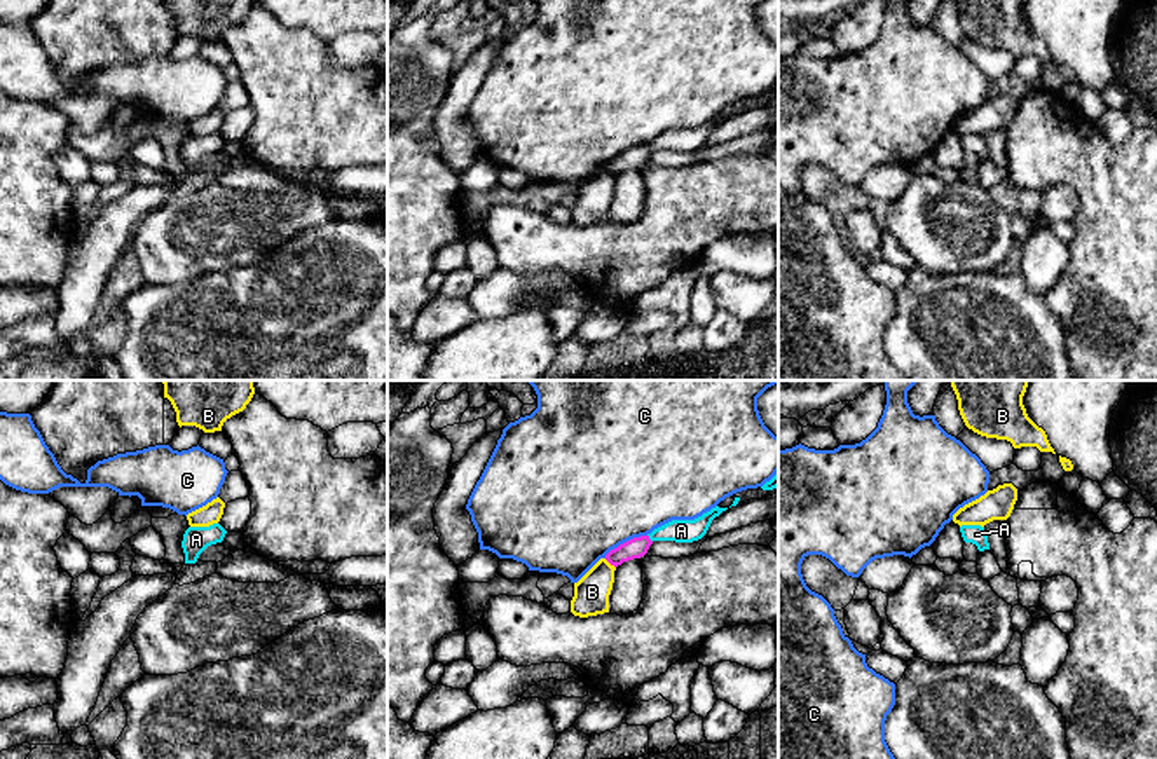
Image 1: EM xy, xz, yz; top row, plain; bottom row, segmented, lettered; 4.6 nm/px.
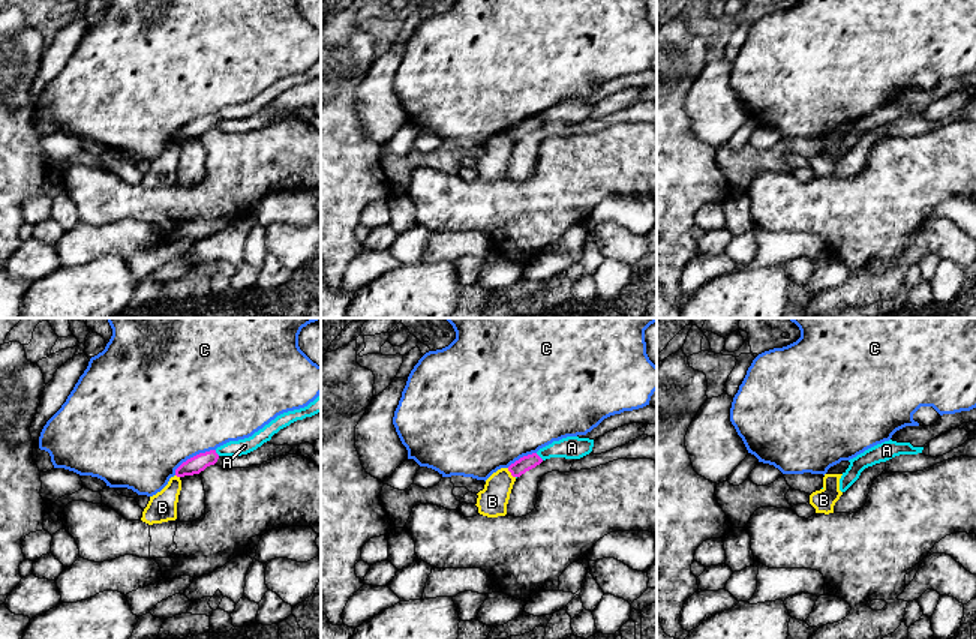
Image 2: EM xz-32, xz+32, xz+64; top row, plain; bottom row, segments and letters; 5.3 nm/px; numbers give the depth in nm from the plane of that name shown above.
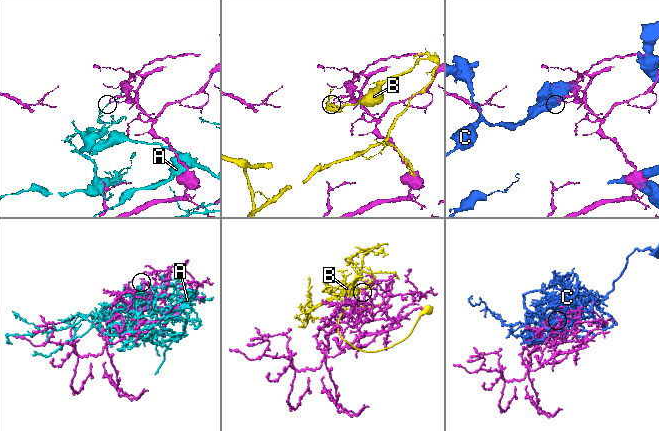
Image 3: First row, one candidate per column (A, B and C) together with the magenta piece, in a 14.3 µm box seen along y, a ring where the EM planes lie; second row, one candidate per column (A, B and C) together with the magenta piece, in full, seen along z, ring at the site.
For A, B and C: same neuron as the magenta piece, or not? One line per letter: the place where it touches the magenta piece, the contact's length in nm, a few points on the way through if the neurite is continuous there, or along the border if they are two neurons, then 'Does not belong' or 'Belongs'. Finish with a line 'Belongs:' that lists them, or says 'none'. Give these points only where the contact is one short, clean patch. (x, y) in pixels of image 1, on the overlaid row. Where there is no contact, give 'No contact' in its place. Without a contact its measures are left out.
A: Touches magenta at xz (648, 538). Shared border 40 nm. Does not belong
B: Touches magenta at xz (609, 562). Shared border 70 nm. Boundary: xz (604, 559), (615, 567). Does not belong
C: Touches magenta at xz (627, 541). Shared border 220 nm. Does not belong
Belongs: none

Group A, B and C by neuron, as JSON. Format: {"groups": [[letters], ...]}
{"groups": [["A"], ["B"], ["C"]]}

